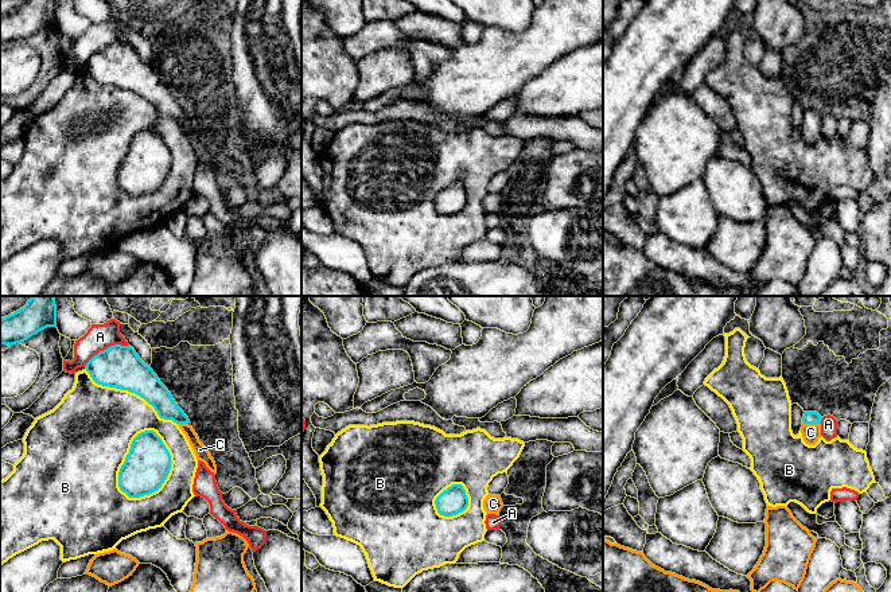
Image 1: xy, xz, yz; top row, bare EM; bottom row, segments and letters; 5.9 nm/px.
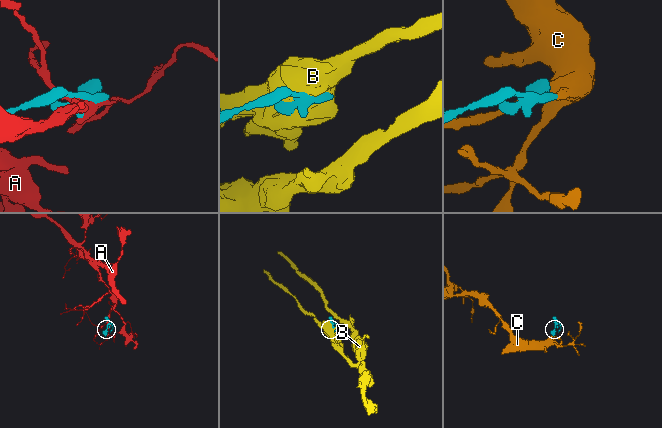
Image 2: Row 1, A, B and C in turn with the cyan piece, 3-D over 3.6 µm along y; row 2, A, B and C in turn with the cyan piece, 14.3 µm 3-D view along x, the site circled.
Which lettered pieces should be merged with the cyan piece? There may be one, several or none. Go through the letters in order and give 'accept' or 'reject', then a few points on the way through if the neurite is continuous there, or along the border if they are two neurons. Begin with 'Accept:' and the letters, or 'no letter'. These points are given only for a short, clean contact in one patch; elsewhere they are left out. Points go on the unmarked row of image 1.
Accept: C
A: reject
B: reject
C: accept

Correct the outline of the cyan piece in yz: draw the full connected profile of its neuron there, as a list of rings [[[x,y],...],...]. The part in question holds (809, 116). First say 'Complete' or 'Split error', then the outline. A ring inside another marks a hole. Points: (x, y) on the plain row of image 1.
Split error. [[[817,110],[804,112],[801,132],[806,143],[814,144],[821,136],[821,118]]]

